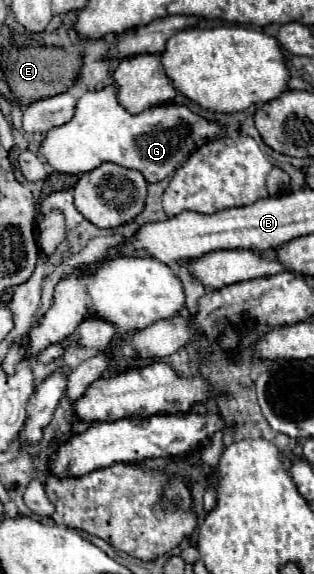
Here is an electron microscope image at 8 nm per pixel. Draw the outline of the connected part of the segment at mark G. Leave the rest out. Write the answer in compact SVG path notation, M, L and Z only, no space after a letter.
M117 86L85 92L77 100L77 110L71 122L47 132L41 142L41 156L57 172L79 174L91 172L103 162L115 162L123 168L139 170L149 184L165 180L189 158L201 144L221 138L225 126L195 114L185 104L161 104L145 108L139 114L127 112L117 100Z

